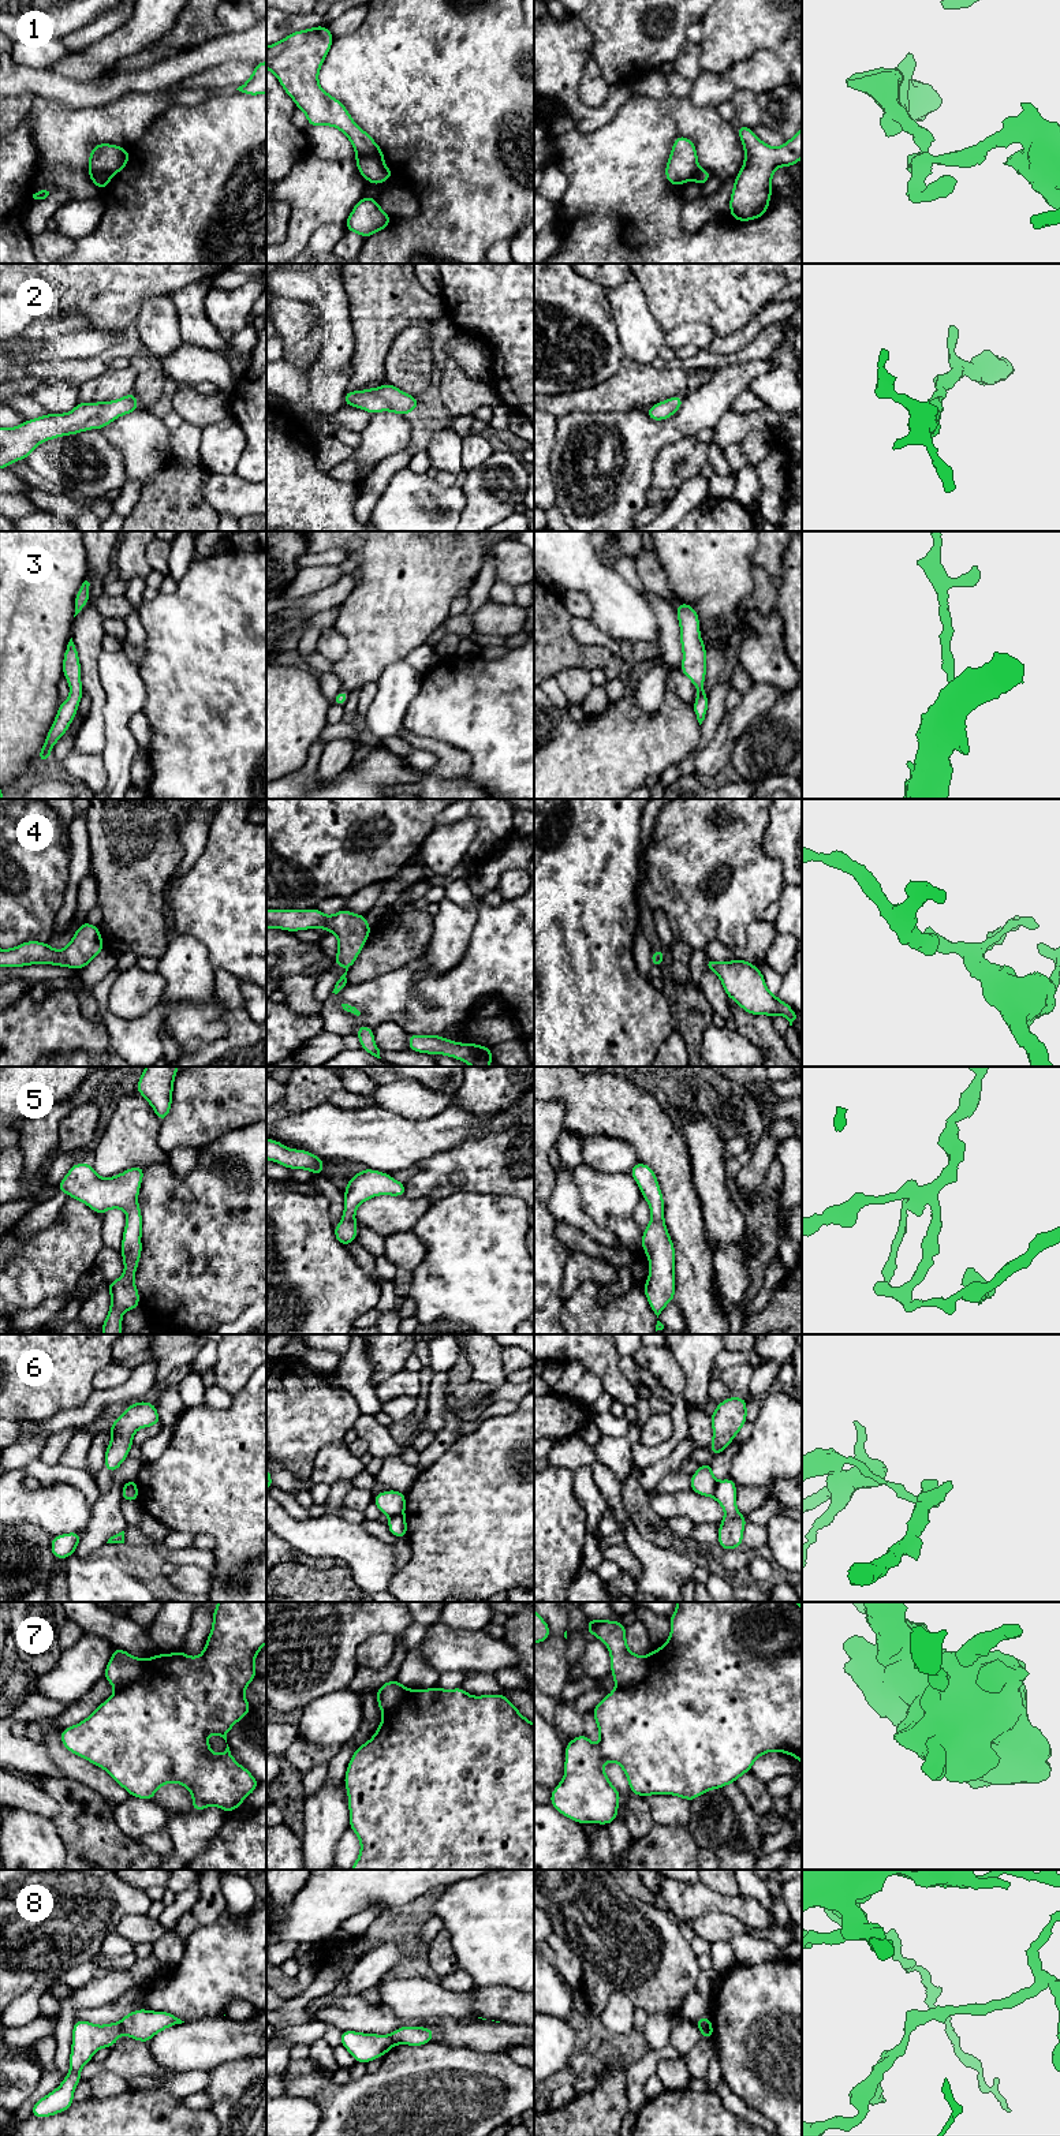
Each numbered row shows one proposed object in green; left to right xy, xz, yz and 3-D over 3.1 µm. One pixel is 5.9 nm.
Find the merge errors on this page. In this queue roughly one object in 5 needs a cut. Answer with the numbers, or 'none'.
1, 6, 7, 8

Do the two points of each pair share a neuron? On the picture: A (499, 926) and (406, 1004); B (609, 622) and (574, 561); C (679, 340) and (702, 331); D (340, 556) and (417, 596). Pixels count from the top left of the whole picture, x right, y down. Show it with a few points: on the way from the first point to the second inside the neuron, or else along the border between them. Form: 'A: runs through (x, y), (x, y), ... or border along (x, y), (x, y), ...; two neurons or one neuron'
A: runs through (486, 952), (432, 1004); one neuron
B: runs through (609, 607), (609, 597), (589, 577); one neuron
C: runs through (685, 335), (697, 333); one neuron
D: border along (347, 551), (328, 548), (314, 553); two neurons

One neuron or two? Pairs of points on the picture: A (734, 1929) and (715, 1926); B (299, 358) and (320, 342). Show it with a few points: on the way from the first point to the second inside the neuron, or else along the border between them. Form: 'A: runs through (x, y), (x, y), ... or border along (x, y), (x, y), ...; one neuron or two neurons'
A: runs through (730, 1926), (719, 1926); one neuron
B: runs through (305, 354), (314, 344); one neuron

